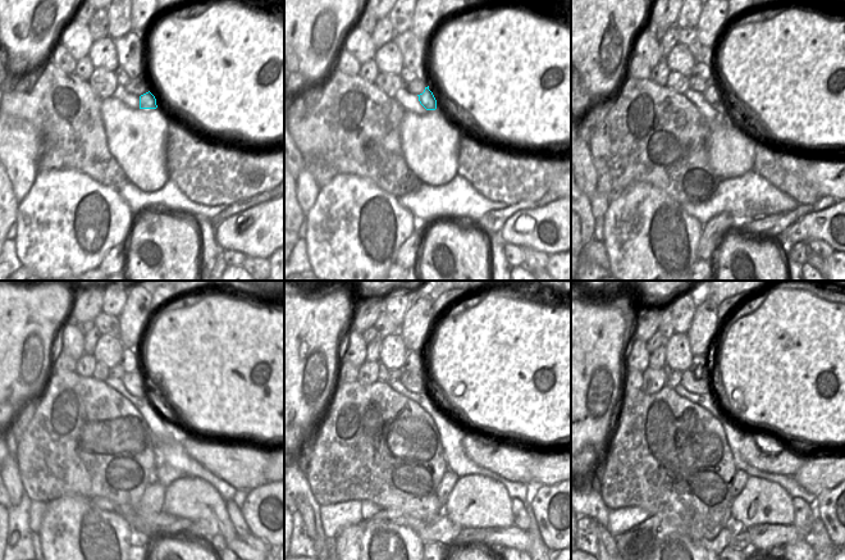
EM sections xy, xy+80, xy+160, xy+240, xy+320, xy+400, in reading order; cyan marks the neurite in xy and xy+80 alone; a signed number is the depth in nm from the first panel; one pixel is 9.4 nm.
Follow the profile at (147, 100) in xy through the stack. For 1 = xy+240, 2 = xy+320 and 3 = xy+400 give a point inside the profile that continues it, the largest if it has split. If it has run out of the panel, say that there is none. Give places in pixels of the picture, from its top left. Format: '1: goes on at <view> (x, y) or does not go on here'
1: goes on at xy+240 (133, 382)
2: goes on at xy+320 (411, 382)
3: goes on at xy+400 (698, 385)

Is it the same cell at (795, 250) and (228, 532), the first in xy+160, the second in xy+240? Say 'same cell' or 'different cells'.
different cells

